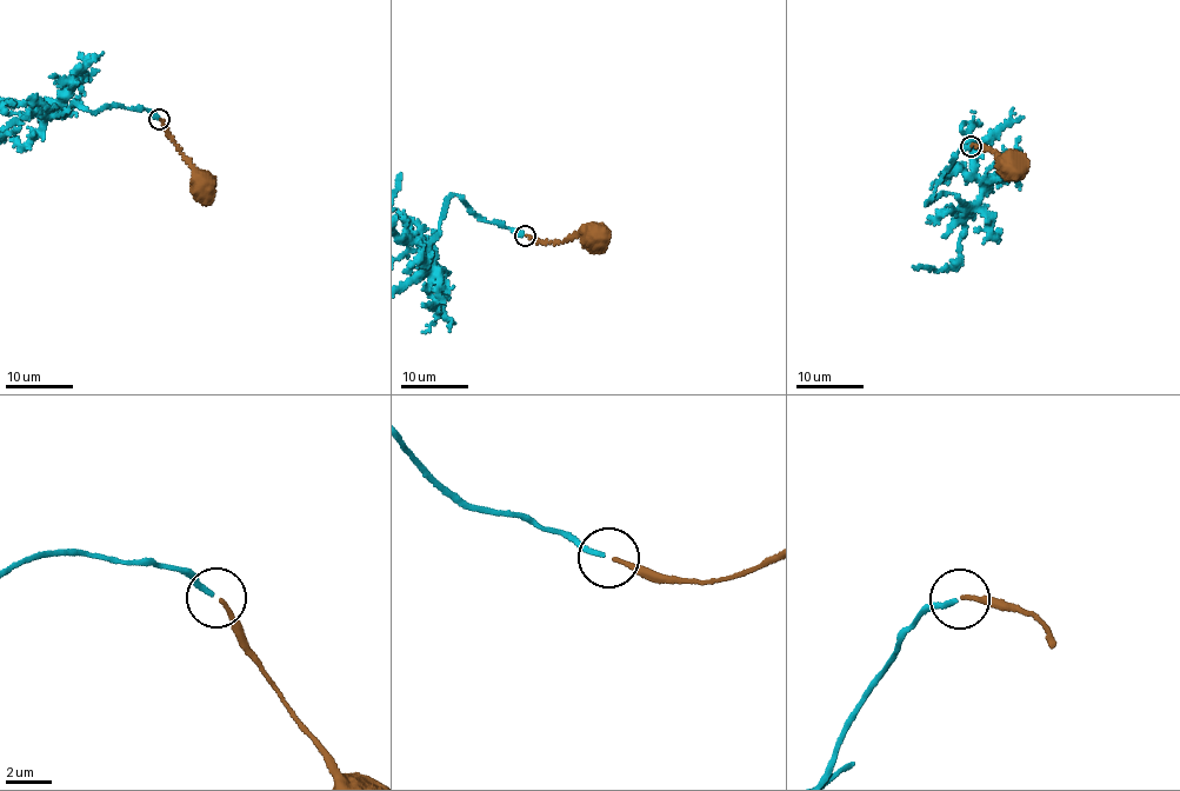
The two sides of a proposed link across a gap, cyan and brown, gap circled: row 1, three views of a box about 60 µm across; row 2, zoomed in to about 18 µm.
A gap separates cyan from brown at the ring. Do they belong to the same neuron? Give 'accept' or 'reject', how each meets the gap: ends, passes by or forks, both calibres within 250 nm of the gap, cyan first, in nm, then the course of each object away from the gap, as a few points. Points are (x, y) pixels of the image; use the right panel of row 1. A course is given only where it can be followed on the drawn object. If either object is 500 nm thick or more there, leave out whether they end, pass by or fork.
accept; cyan ends there; brown ends there; 240 nm thick on the cyan side, 180 nm on the other; brown runs (972, 145), (994, 152), (1000, 161), (1014, 166)

